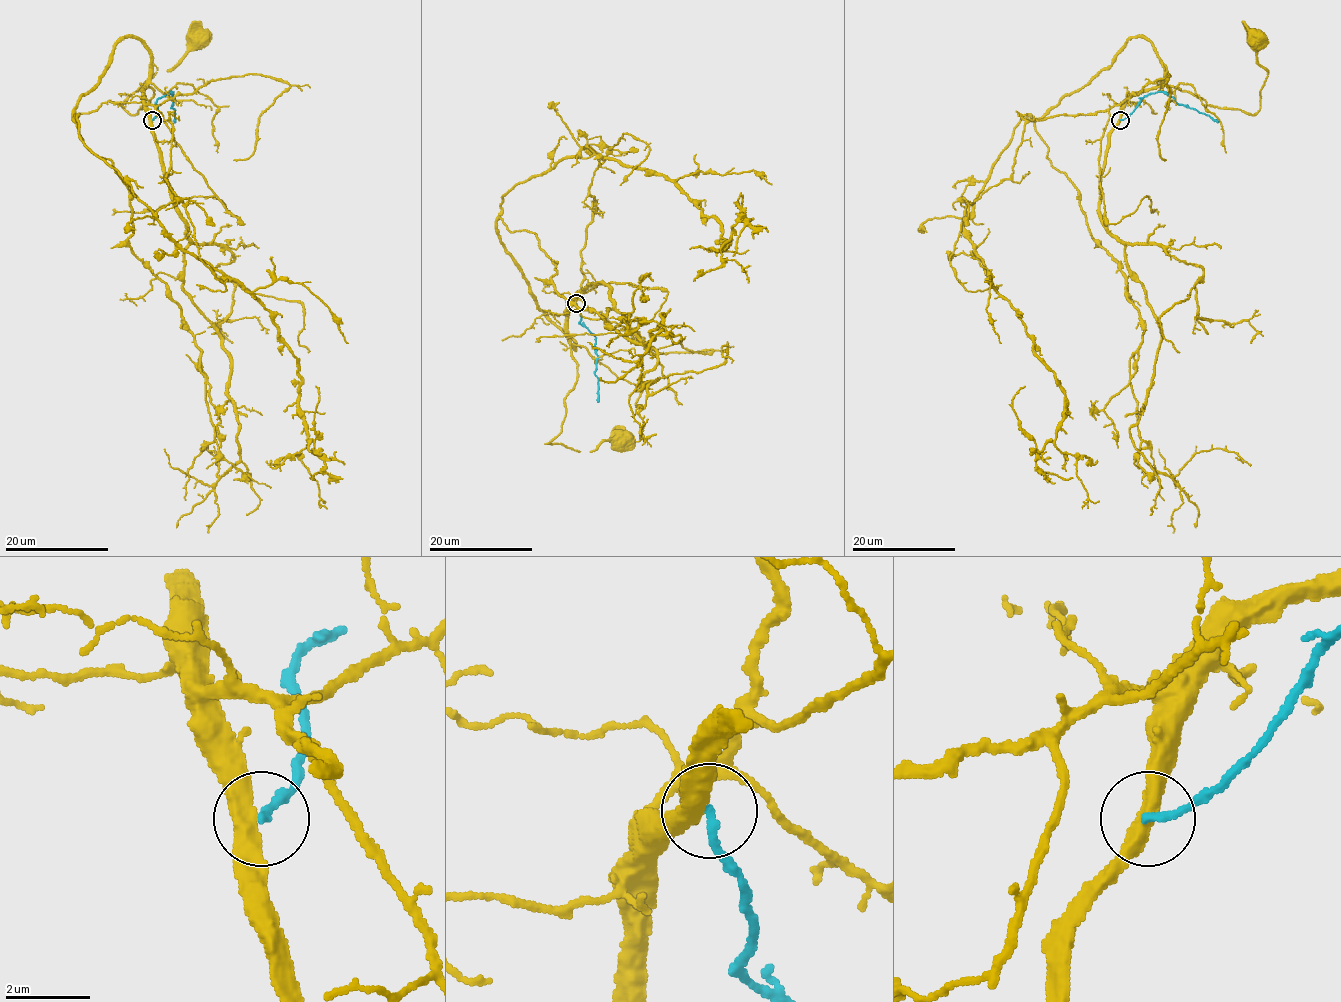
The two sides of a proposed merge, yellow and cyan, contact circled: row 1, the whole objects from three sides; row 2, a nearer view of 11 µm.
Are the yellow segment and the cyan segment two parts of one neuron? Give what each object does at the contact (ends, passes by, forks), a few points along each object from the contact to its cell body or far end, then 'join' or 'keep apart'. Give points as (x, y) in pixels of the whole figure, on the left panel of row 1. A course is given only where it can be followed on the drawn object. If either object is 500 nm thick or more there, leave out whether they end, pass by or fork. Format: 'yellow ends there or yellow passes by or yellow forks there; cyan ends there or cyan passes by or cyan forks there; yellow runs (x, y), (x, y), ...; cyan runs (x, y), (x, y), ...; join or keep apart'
yellow passes by; cyan ends there; yellow runs (152, 119), (144, 97), (147, 86), (153, 96), (134, 114), (122, 105), (157, 73), (170, 70), (201, 39); cyan runs (152, 119), (157, 112), (156, 101), (171, 92), (175, 122); keep apart

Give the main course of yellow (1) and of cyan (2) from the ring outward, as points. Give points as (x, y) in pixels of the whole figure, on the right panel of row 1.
1: (1119, 119), (1130, 97), (1162, 86), (1252, 114), (1259, 109), (1267, 70), (1250, 39)
2: (1119, 119), (1126, 118), (1139, 101), (1153, 92), (1166, 92), (1179, 104), (1218, 122)

